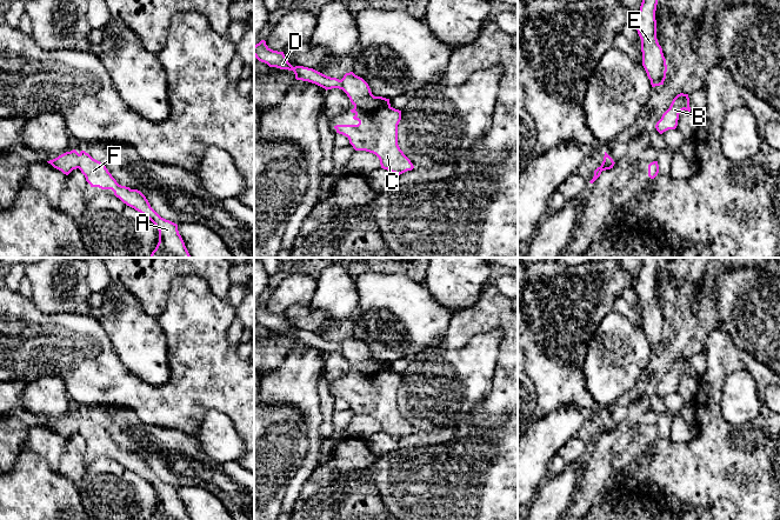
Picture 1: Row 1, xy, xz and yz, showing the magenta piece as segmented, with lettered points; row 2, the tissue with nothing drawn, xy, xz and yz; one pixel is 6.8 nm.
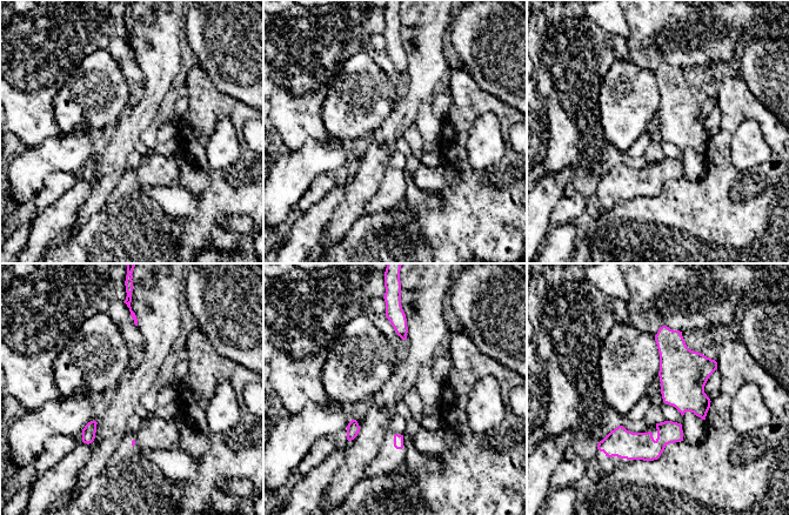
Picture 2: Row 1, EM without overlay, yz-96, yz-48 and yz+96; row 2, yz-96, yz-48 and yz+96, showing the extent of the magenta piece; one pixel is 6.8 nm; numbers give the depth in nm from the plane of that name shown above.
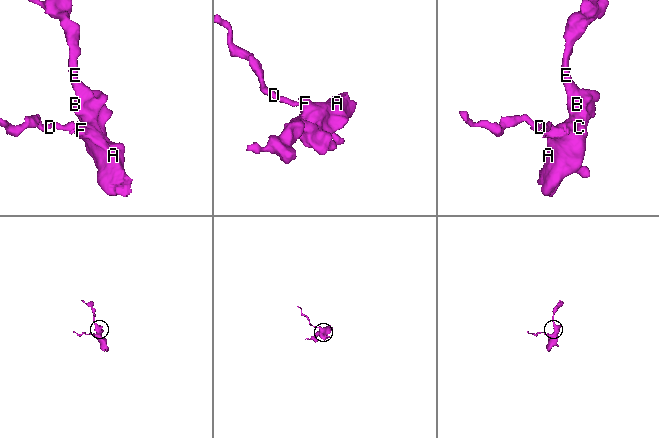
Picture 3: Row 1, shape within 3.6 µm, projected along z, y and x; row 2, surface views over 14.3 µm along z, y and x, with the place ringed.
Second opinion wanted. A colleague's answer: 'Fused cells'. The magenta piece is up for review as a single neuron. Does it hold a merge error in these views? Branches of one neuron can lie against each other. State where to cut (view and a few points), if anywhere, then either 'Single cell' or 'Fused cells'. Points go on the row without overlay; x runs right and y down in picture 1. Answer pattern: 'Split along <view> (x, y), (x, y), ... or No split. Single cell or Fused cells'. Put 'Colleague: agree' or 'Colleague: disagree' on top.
Colleague: disagree
No split. Single cell

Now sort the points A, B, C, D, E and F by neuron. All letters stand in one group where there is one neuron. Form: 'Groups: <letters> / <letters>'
Groups: A B C D E F

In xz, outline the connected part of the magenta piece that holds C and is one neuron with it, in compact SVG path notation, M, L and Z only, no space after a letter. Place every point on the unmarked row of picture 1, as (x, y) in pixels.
M261 304L254 309L254 320L267 327L269 331L276 331L280 333L293 334L296 344L308 345L315 347L322 352L332 353L339 352L342 353L349 361L352 368L354 369L351 373L355 379L354 384L358 384L358 388L336 388L334 392L336 396L342 398L348 401L349 407L355 414L366 414L375 418L379 424L381 432L387 433L398 439L412 434L414 432L411 424L404 418L398 408L398 388L401 384L401 374L395 373L391 369L389 362L382 360L374 360L371 355L368 347L360 340L355 339L353 335L346 336L341 344L336 341L327 340L313 332L295 329L293 331L284 315L278 315L271 313L265 304Z

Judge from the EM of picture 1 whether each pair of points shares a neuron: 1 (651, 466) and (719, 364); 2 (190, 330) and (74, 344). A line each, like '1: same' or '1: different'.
1: same
2: same

